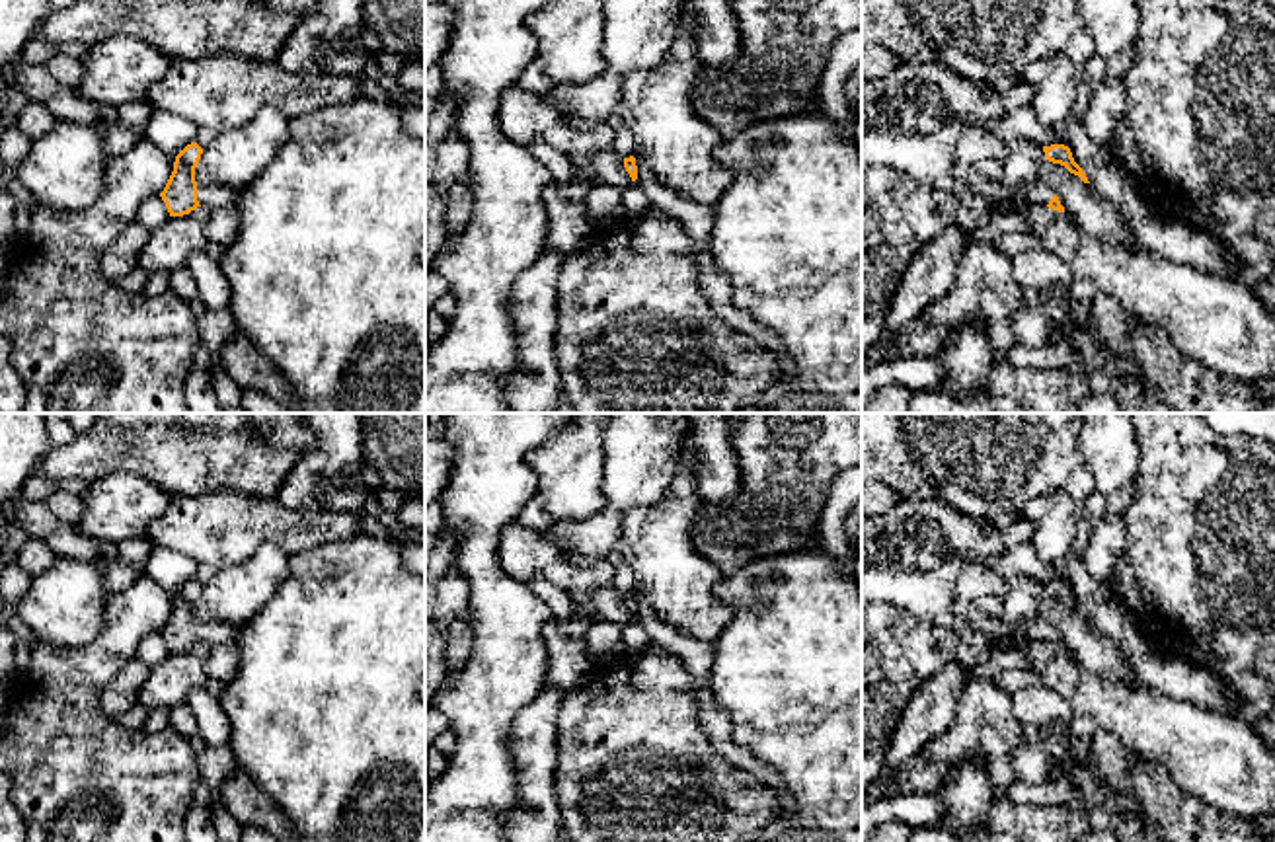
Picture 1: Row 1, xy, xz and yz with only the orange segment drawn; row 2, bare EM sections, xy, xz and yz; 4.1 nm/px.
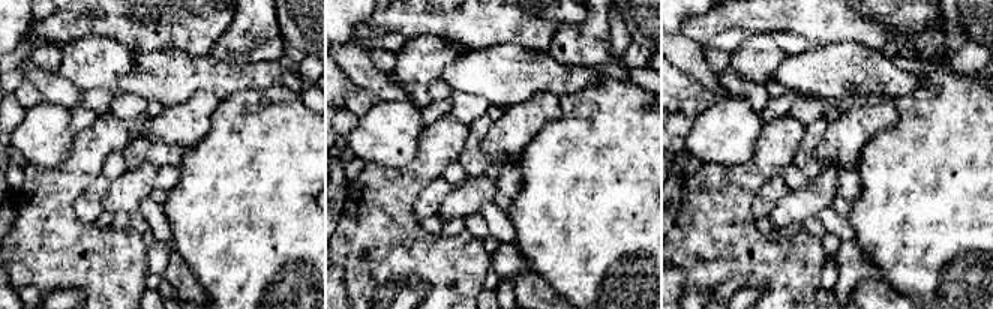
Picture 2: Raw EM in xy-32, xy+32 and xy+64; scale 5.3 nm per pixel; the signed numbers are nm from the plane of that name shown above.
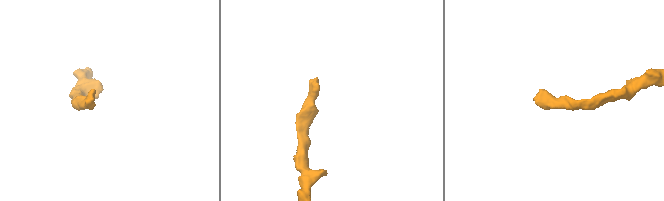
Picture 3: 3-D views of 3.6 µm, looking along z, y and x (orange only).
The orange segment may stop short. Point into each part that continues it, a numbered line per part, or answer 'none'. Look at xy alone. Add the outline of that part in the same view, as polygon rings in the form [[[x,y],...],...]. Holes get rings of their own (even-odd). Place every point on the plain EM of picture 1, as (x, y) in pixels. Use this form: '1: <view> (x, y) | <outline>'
1: xy (209, 632) | [[[197,620],[197,637],[209,647],[234,643],[238,639],[238,628],[226,622]]]

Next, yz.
1: yz (1036, 628) | [[[1029,616],[1022,620],[1014,620],[1014,633],[1008,637],[990,639],[994,649],[1012,649],[1024,641],[1049,641],[1053,635],[1053,626],[1043,616]]]

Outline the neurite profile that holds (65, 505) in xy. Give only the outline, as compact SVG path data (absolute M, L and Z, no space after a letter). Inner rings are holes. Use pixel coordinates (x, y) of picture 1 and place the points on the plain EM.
M53 491L45 505L62 522L76 524L82 513L82 497L68 491Z

